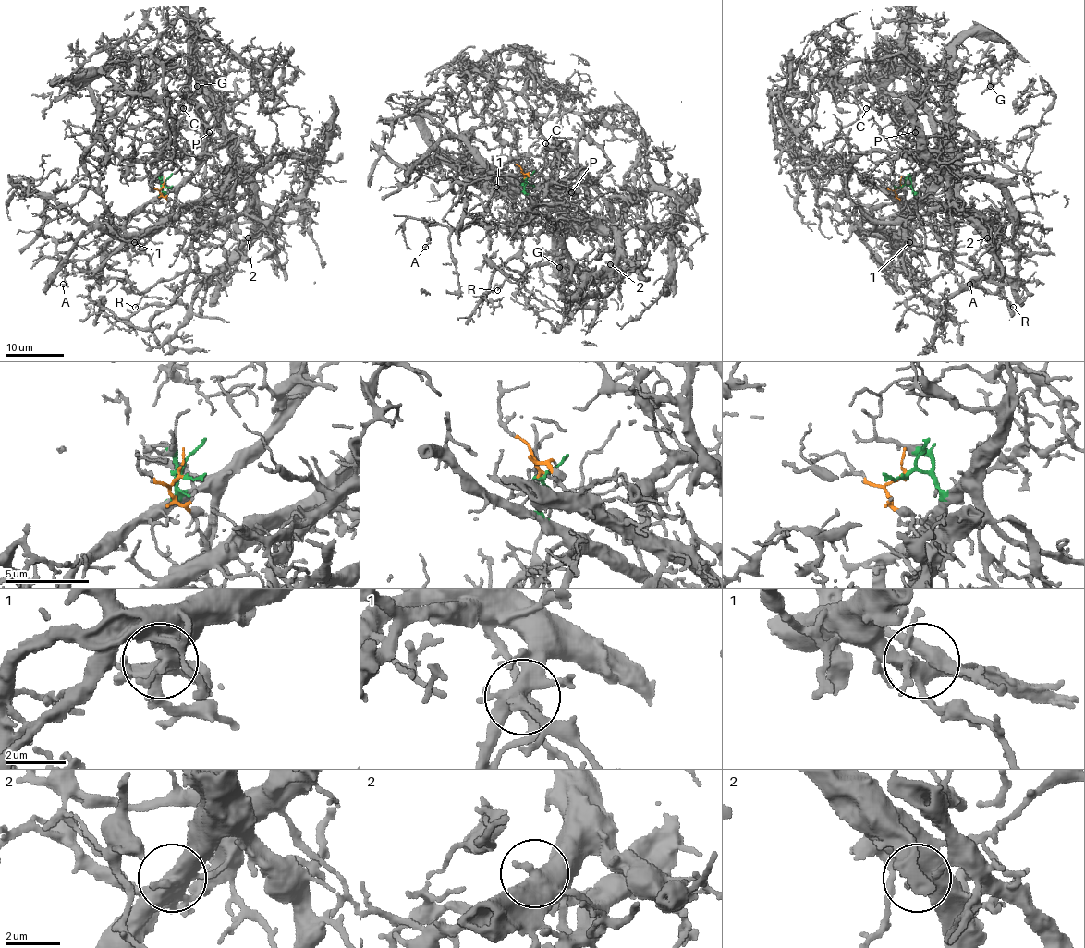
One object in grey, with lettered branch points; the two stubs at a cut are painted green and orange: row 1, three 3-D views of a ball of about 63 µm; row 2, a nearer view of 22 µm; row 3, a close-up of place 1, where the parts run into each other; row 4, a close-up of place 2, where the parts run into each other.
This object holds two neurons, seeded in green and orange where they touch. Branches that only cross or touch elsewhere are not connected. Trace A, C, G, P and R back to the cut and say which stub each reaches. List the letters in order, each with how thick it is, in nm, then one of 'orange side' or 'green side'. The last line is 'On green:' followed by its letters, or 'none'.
A: 140 nm thick; orange side
C: 140 nm thick; green side
G: 140 nm thick; orange side
P: 140 nm thick; green side
R: 140 nm thick; orange side
On green: C, P

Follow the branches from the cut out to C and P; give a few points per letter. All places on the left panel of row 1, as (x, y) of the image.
C: (164, 186), (164, 191), (177, 186), (201, 156), (202, 115), (189, 100), (179, 101), (184, 98), (184, 108)
P: (164, 186), (162, 190), (164, 191), (177, 186), (191, 173), (210, 138), (209, 131)

